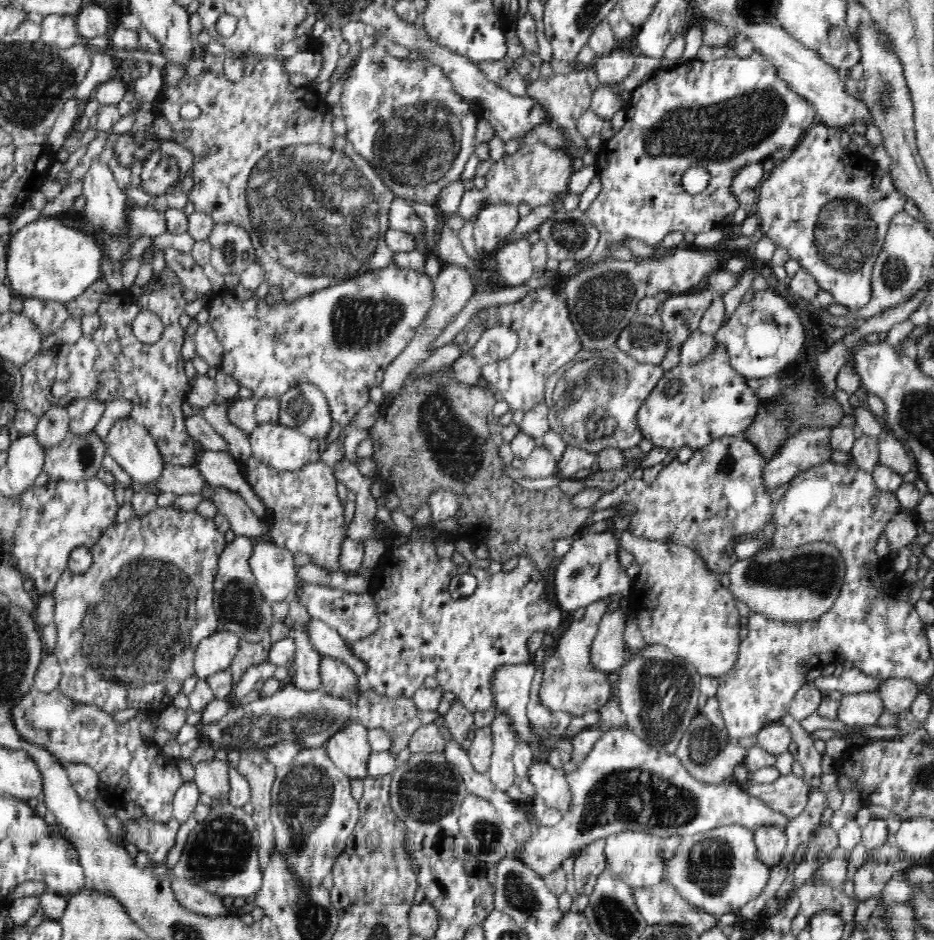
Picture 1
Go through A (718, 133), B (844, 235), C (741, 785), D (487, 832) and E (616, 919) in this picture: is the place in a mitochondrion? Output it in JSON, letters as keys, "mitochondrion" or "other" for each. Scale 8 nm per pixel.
{"A":"mitochondrion","B":"mitochondrion","C":"other","D":"mitochondrion","E":"mitochondrion"}

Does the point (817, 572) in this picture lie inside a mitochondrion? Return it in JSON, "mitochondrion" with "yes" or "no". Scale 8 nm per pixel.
{"mitochondrion":"yes"}

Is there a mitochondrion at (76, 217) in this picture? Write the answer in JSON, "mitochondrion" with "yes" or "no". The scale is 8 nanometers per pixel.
{"mitochondrion":"no"}

